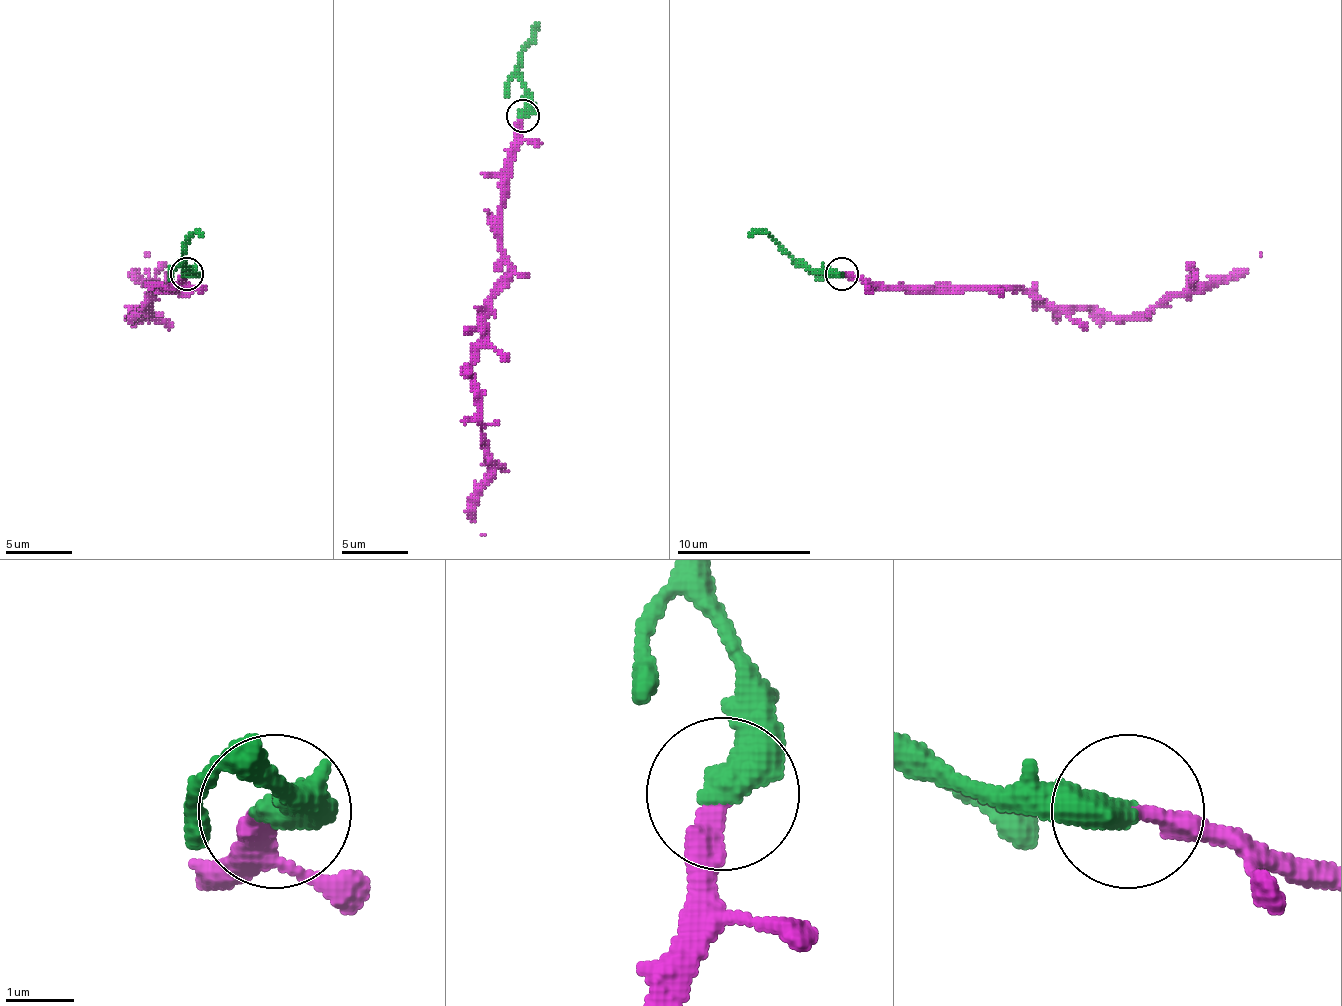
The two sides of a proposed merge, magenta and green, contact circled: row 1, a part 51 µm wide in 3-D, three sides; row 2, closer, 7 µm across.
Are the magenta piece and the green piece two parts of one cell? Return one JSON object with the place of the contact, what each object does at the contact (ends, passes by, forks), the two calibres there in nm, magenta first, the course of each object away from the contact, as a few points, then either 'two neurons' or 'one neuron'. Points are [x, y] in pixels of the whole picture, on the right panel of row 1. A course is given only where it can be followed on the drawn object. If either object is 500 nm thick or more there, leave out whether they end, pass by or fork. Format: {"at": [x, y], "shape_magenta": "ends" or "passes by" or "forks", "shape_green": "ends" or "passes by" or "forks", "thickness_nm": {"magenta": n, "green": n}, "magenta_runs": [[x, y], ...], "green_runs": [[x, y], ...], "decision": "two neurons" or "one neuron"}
{"at": [842, 274], "thickness_nm": {"magenta": 300, "green": 500}, "magenta_runs": [[842, 273], [936, 293], [1013, 290], [1057, 306], [1130, 316], [1241, 276], [1261, 253]], "green_runs": [[842, 273], [809, 269], [765, 233], [749, 236]], "decision": "one neuron"}

